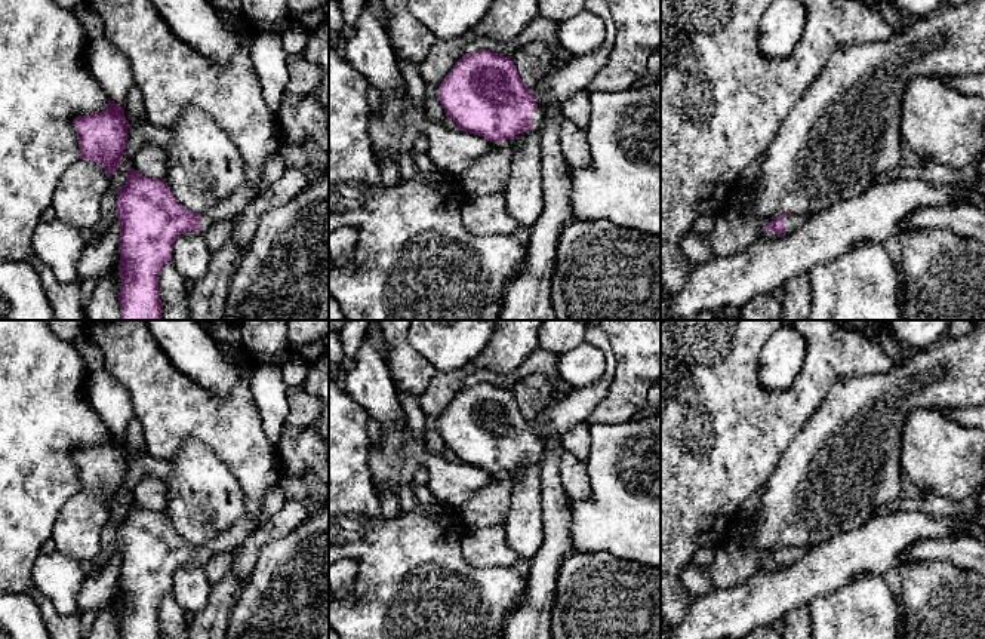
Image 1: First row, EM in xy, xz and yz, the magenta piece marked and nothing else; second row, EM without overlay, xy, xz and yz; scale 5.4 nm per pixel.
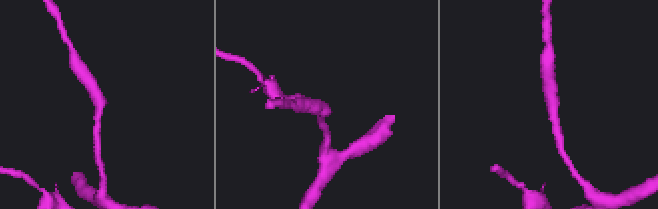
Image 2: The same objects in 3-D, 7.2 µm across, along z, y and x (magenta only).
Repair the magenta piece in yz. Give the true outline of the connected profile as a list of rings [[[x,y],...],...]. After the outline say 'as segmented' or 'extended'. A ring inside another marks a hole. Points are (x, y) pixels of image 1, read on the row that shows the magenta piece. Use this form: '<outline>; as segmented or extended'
[[[787,212],[781,215],[779,218],[775,218],[773,221],[770,221],[764,228],[770,230],[773,234],[781,236],[781,234],[791,233],[800,228],[806,219],[807,216],[804,215]]]; extended

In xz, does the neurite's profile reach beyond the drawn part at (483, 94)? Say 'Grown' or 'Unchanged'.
Grown

